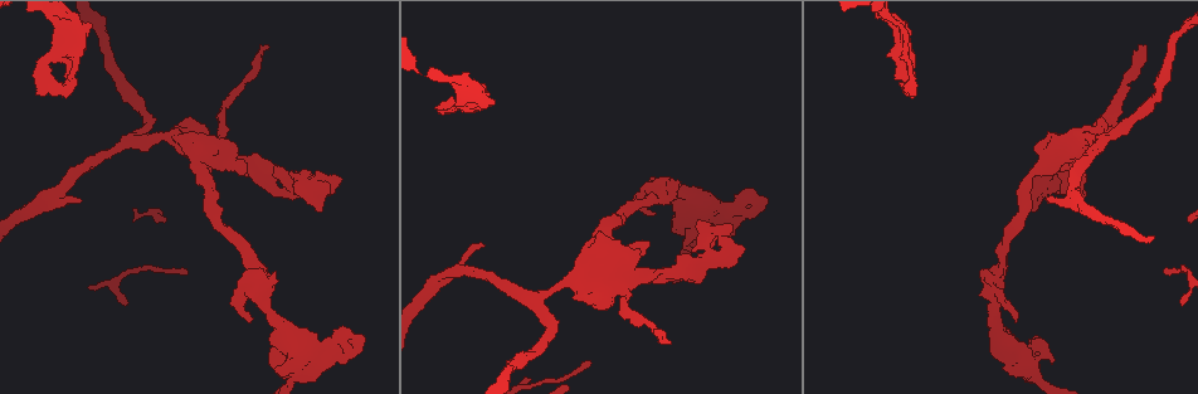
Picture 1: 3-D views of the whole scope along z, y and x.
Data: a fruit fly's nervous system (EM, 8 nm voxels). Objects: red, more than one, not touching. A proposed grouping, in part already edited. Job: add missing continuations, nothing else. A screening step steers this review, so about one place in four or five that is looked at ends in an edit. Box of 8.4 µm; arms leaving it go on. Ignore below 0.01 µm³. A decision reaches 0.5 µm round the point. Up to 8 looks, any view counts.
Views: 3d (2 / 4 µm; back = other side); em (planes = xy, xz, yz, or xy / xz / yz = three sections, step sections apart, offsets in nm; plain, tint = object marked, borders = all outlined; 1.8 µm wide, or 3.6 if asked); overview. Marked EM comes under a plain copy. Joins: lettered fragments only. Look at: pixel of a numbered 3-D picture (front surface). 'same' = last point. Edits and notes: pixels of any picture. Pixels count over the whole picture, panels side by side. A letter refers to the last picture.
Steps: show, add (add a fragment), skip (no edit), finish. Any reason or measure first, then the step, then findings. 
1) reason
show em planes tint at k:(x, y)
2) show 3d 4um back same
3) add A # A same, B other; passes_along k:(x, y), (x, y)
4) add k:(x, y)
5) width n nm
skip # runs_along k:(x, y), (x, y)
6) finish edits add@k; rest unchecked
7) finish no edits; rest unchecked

tapers out
show em planes borders at 1:(483, 245)

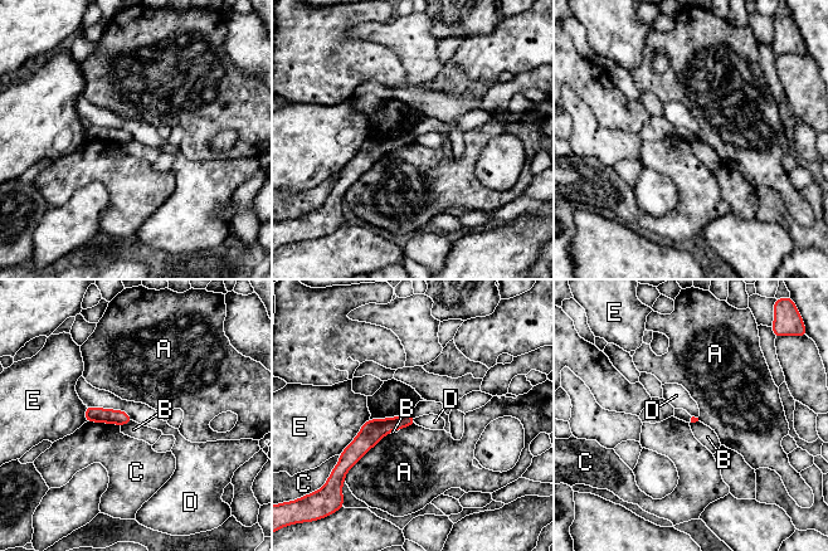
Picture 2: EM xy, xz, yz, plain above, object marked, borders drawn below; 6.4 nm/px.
skip # A other, B other, C other, D other, E other; border 2:(132, 420), (121, 425); none of them fits

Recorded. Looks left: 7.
sudden change in width
show 3d 2um at 1:(990, 290)

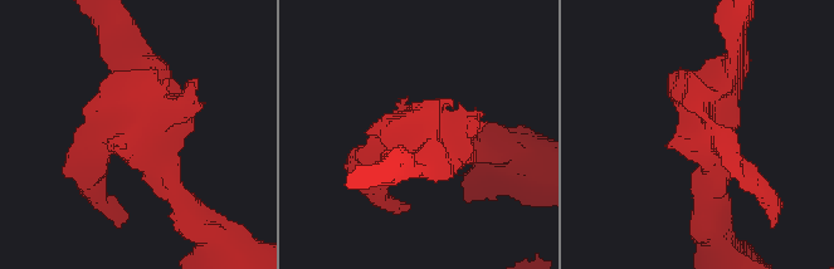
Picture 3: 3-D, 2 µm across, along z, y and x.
need the tissue
show em xz step 4 tint at 3:(430, 136)

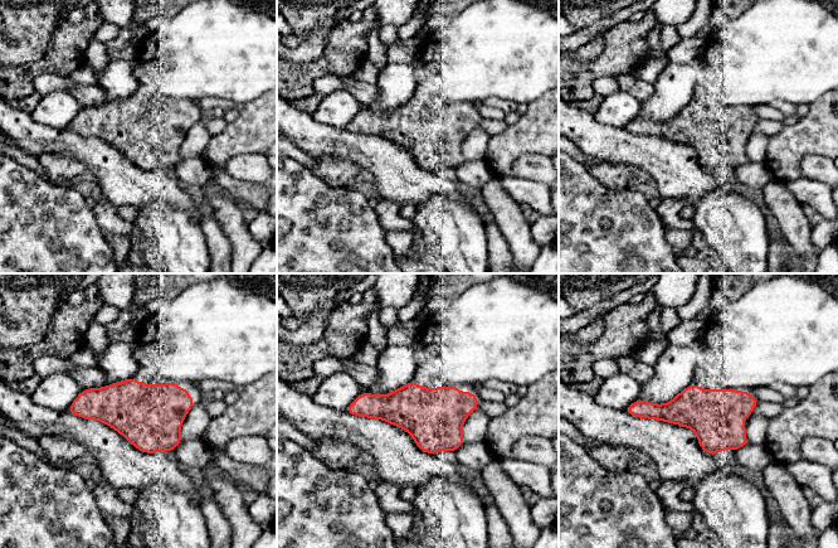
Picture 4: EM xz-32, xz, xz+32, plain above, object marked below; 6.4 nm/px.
another direction
show em planes borders same

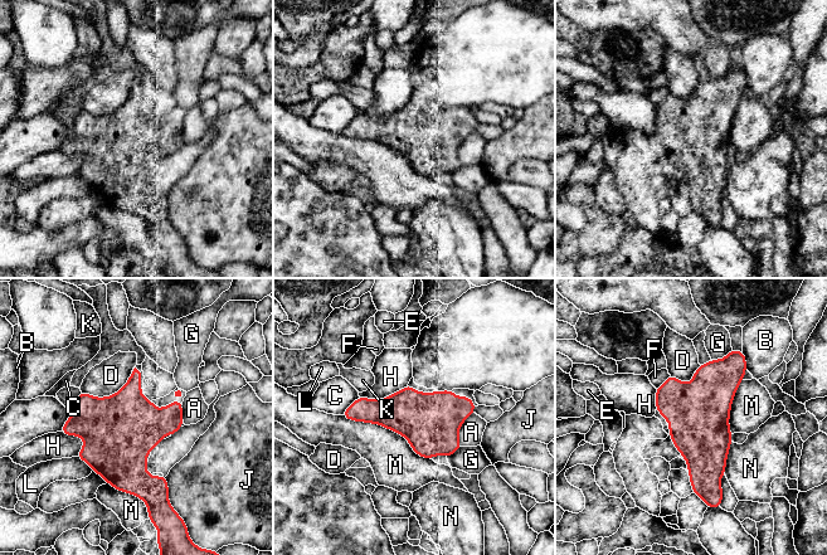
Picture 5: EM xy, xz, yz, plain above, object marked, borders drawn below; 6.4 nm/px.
skip # A other, B other, C other, D other, E other, F other, G other, H other, J other, K other, L other, M other, N other; border 5:(341, 415), (400, 433), (429, 458); none of them fits

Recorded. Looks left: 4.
an open end
show 3d 4um at 1:(764, 204)

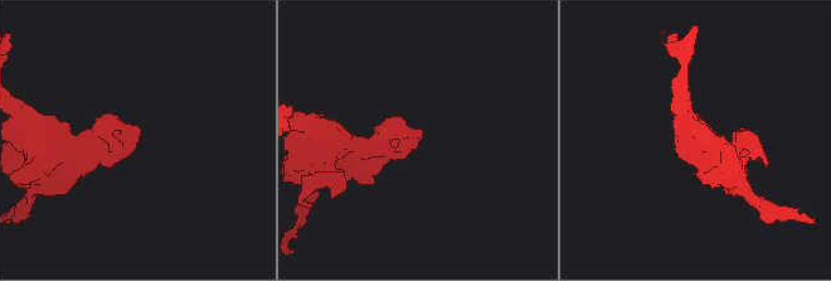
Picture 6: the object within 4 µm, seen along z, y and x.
show em yz step 8 tint at 6:(421, 137)

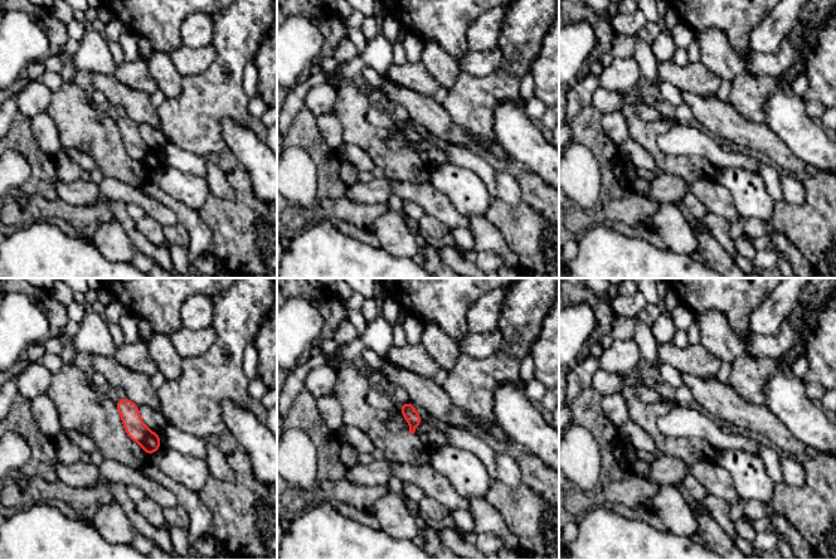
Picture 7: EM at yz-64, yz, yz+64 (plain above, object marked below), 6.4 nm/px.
cut it another way
show em planes borders same

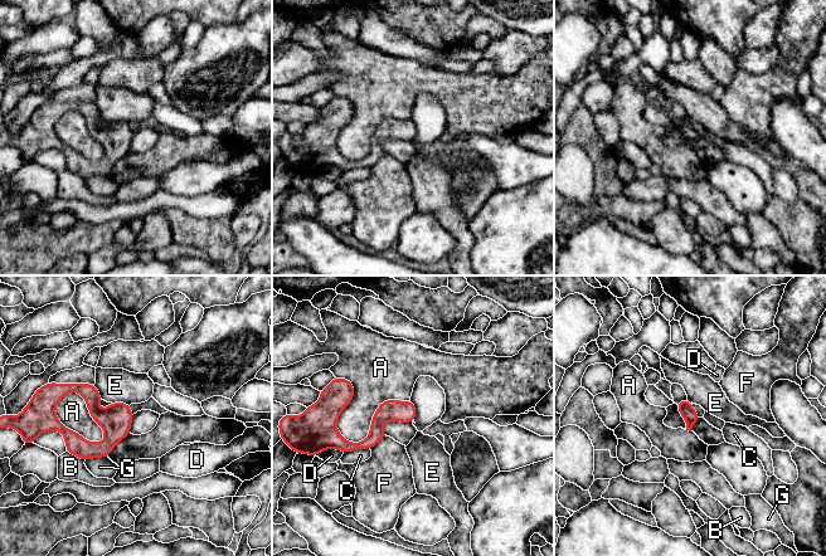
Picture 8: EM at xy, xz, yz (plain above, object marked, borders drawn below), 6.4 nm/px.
skip # A other, B other, C other, D other, E other, F other, G other; border 8:(111, 401), (125, 401), (129, 405); no lettered fragment goes on from it

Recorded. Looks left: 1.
finish no edits; rest unchecked

